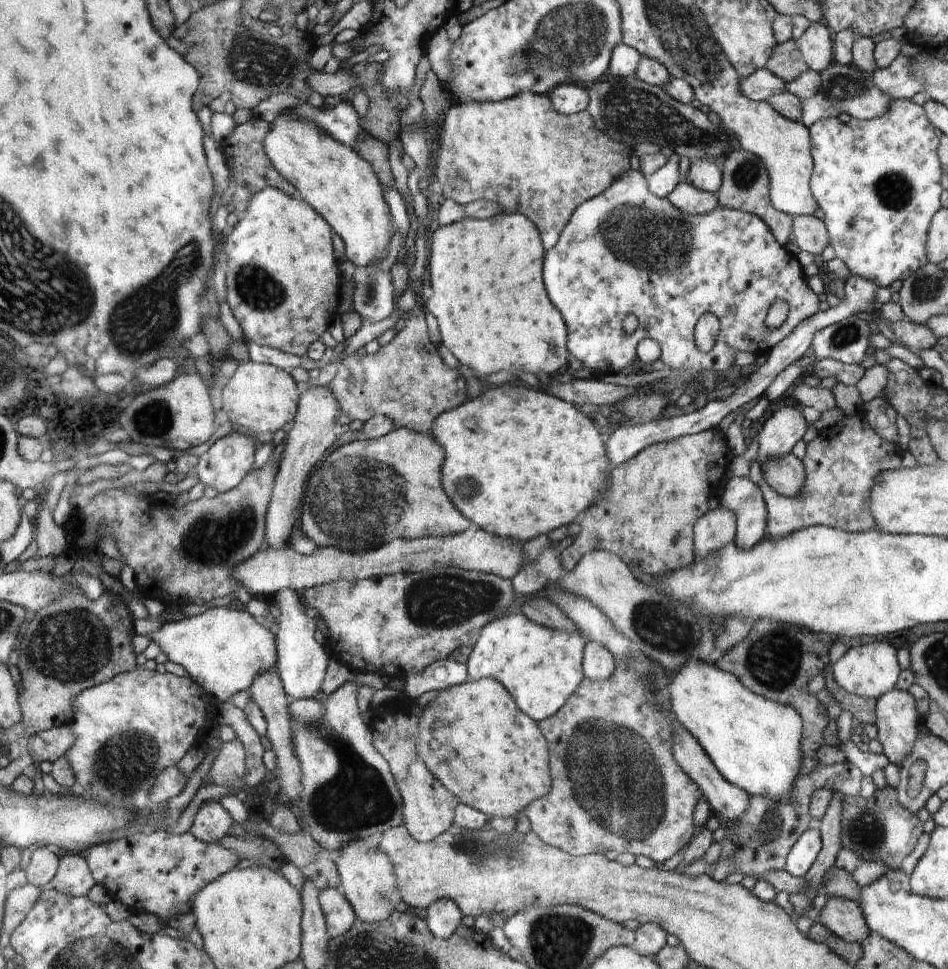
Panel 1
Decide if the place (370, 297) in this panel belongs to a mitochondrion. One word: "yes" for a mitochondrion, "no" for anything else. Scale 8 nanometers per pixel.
yes

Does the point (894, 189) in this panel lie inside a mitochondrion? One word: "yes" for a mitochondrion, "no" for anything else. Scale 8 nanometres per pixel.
yes

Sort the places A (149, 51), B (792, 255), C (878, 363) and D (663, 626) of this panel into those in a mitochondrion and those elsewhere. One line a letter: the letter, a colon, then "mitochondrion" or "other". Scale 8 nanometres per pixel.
A: mitochondrion
B: other
C: other
D: mitochondrion

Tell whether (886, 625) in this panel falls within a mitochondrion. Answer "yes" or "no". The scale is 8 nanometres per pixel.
no

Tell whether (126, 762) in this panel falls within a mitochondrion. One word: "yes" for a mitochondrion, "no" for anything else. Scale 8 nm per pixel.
yes

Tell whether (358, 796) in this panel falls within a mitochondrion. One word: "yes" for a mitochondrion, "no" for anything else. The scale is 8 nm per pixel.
yes

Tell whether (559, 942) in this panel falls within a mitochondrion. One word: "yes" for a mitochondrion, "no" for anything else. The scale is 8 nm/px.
yes

